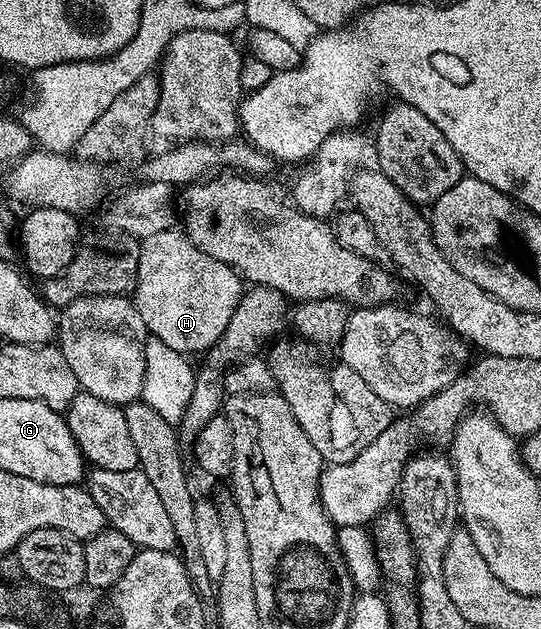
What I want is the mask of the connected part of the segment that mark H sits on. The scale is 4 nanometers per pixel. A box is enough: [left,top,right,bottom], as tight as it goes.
[133,227,241,354]

